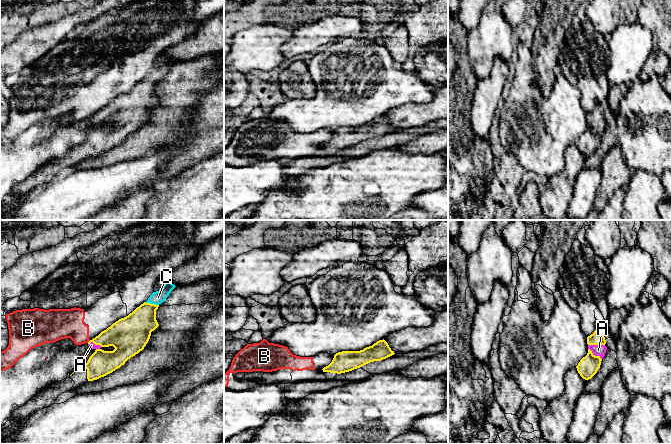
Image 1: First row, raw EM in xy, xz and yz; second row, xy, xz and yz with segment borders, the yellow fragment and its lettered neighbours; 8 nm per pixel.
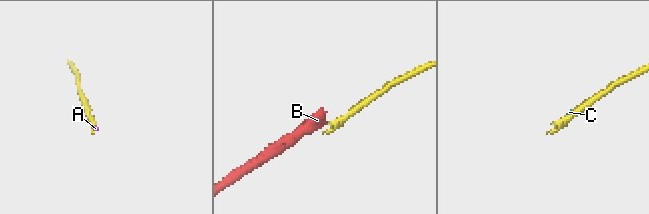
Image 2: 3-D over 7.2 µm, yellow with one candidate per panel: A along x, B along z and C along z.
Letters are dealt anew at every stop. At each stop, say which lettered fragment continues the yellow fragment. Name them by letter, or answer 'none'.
A, C

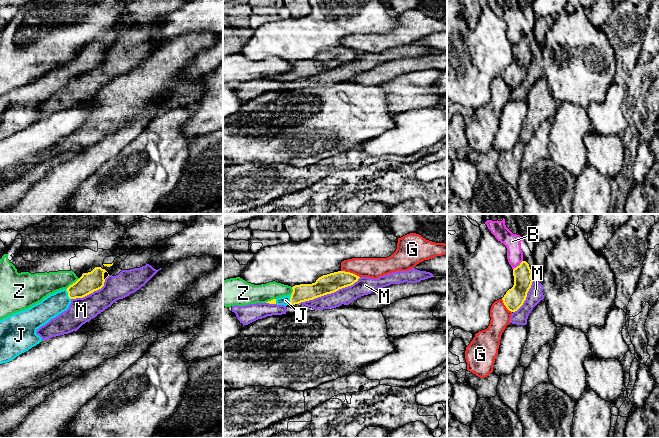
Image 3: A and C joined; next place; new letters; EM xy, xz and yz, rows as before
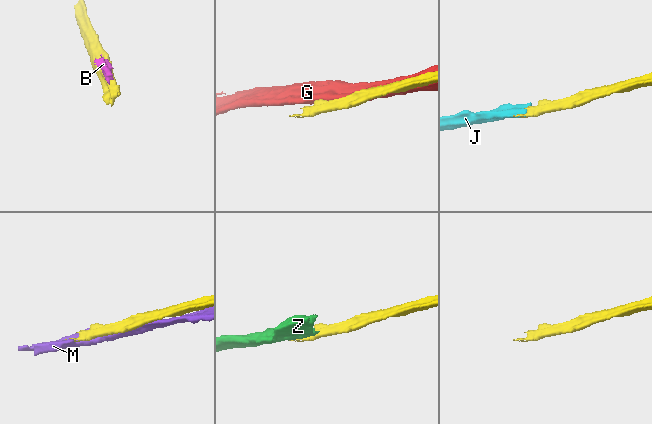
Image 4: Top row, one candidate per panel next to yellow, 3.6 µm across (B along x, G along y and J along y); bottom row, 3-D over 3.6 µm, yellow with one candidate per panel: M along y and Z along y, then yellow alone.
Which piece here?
J

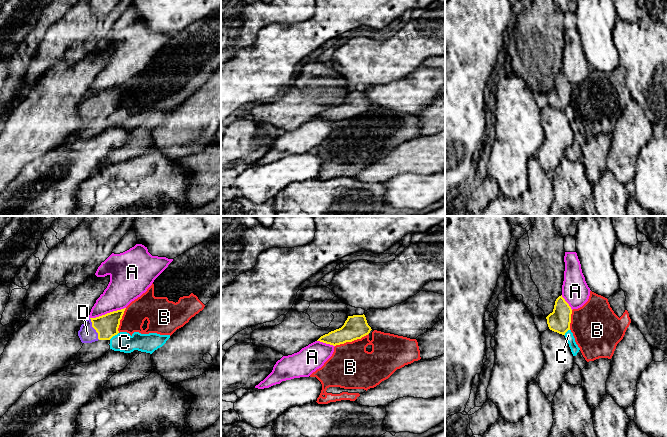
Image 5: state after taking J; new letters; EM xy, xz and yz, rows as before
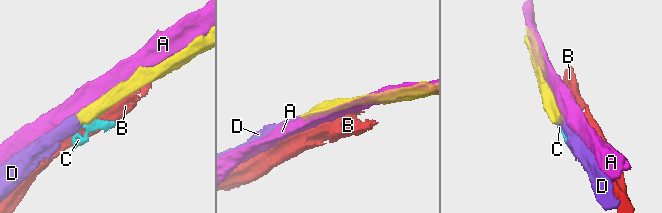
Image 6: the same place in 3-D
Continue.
D

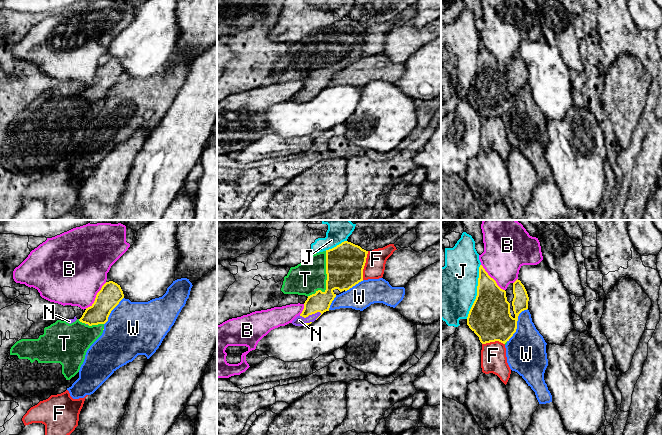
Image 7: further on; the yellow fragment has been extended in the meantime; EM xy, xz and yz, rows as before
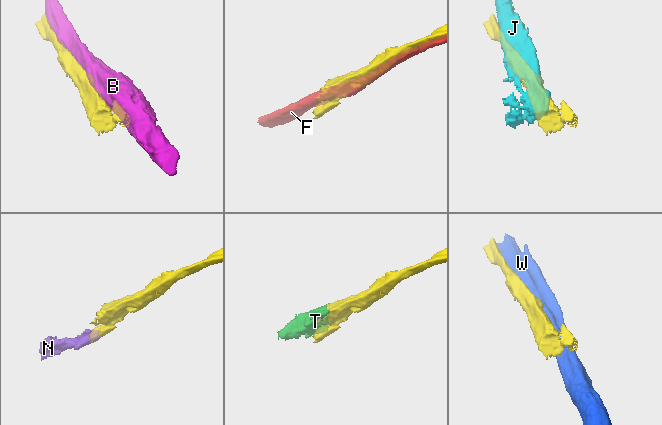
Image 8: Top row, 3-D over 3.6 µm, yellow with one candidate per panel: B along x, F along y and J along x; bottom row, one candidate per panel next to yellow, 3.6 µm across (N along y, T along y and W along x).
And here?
N, T

